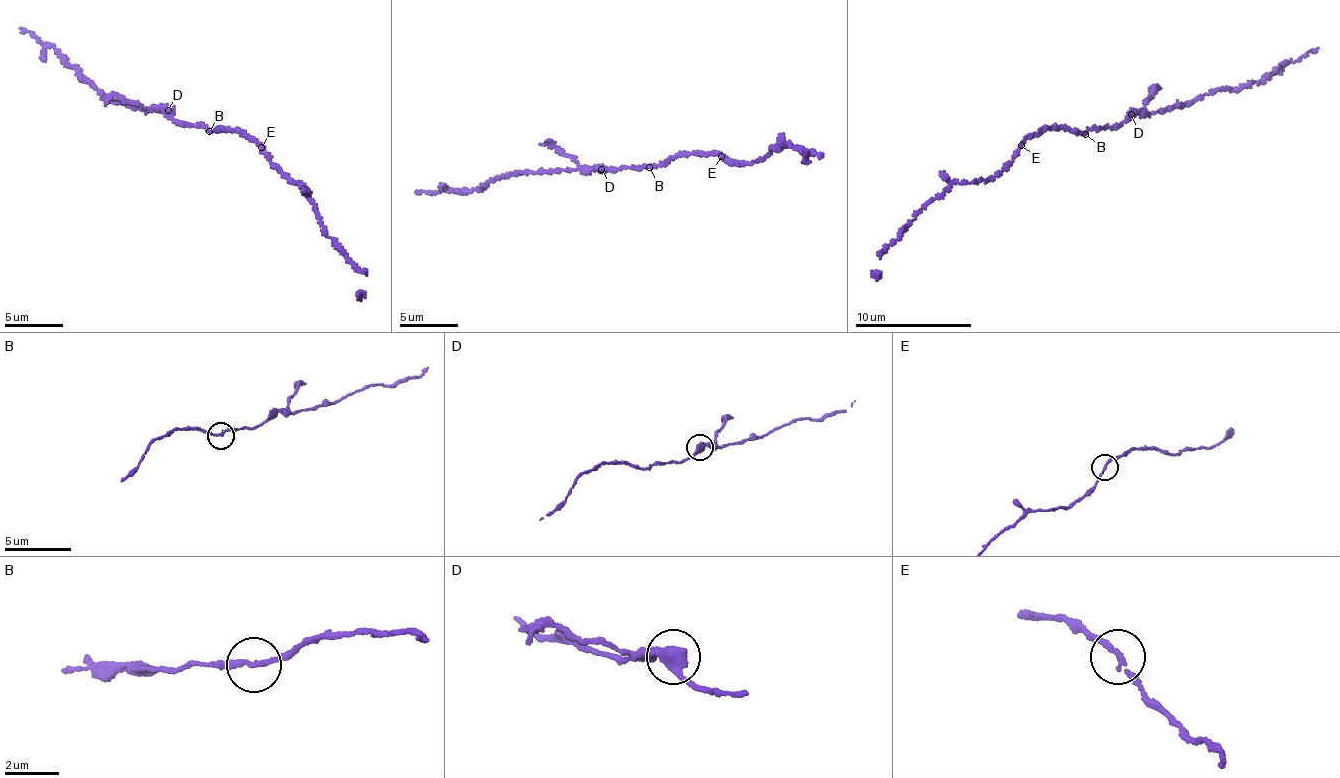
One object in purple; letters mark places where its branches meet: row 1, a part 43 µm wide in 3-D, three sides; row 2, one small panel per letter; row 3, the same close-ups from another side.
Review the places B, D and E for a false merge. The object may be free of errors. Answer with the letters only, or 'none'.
D

